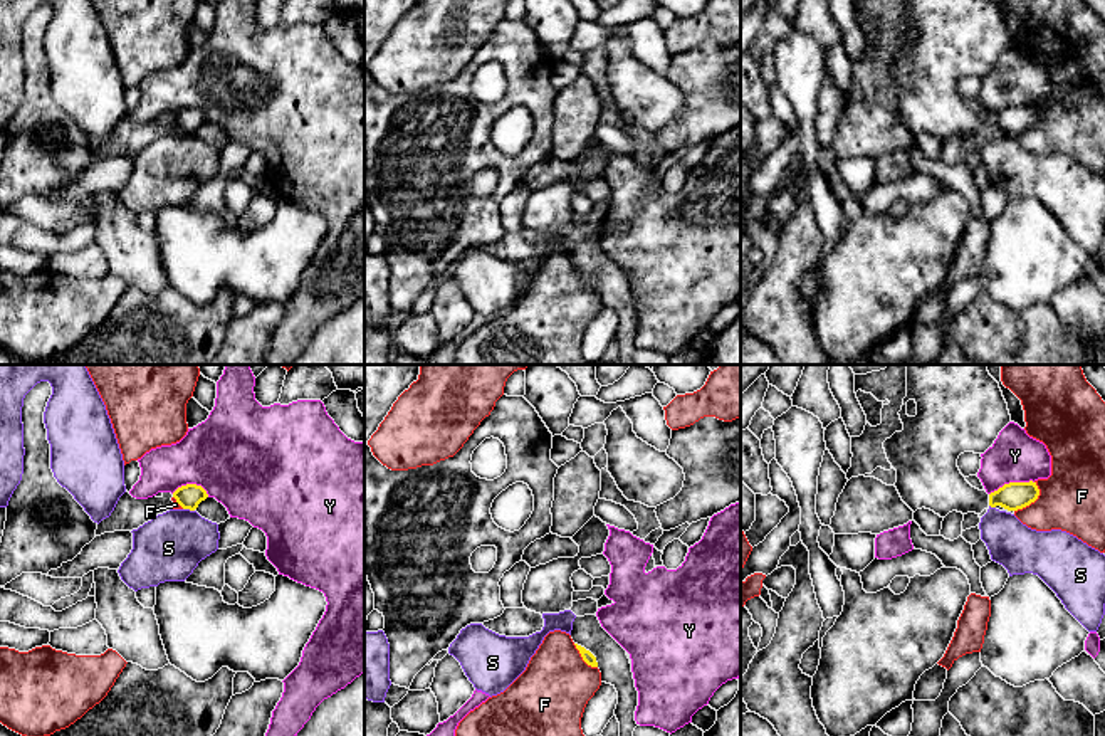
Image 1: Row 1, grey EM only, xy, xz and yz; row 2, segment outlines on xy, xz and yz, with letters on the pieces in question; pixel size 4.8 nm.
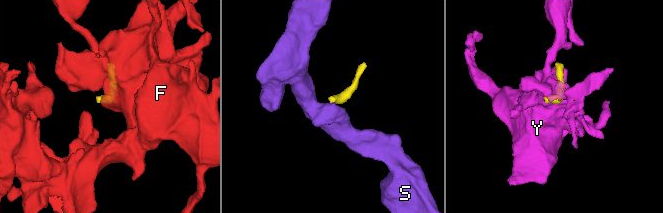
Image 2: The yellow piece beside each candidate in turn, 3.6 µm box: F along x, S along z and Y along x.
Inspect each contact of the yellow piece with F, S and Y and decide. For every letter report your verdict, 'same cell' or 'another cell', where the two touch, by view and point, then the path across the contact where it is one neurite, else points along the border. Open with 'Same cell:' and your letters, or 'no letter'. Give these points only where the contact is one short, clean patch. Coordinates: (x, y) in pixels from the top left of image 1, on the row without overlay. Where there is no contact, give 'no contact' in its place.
Same cell: no letter
F: another cell; meets yellow in yz at (1033, 125)
S: another cell; meets yellow in xy at (188, 131); border along xy (183, 131), (193, 135)
Y: another cell; meets yellow in yz at (1011, 106)

